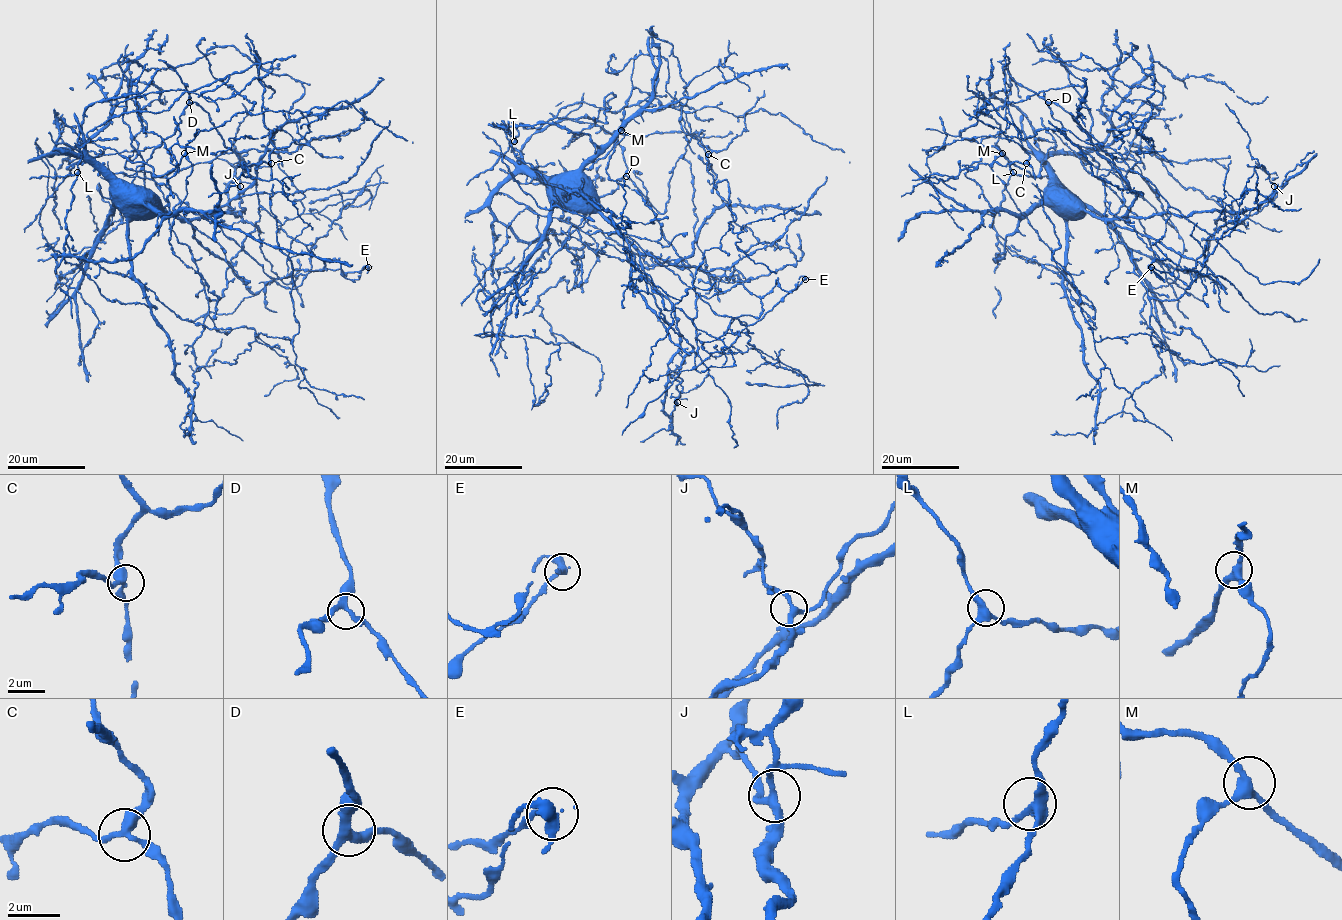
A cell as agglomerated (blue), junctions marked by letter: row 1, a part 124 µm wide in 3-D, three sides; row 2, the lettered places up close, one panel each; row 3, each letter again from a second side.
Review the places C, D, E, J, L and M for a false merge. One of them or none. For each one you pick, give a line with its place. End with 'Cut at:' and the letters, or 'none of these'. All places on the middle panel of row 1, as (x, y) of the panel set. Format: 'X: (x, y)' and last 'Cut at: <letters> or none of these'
E: (805, 279)
Cut at: E

